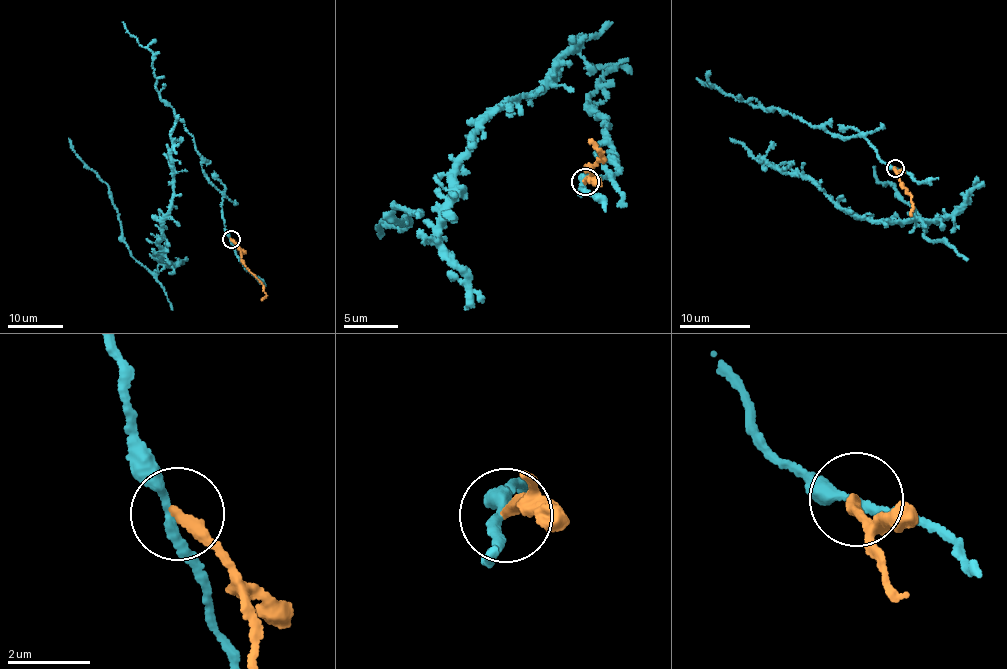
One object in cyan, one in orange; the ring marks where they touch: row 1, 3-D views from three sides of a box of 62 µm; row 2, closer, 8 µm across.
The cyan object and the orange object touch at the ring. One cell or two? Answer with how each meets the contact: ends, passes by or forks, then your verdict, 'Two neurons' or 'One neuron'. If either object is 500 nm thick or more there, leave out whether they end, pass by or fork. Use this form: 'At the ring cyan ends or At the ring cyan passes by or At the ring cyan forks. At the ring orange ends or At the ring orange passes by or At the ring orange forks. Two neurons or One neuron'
At the ring cyan passes by. At the ring orange ends. Two neurons

